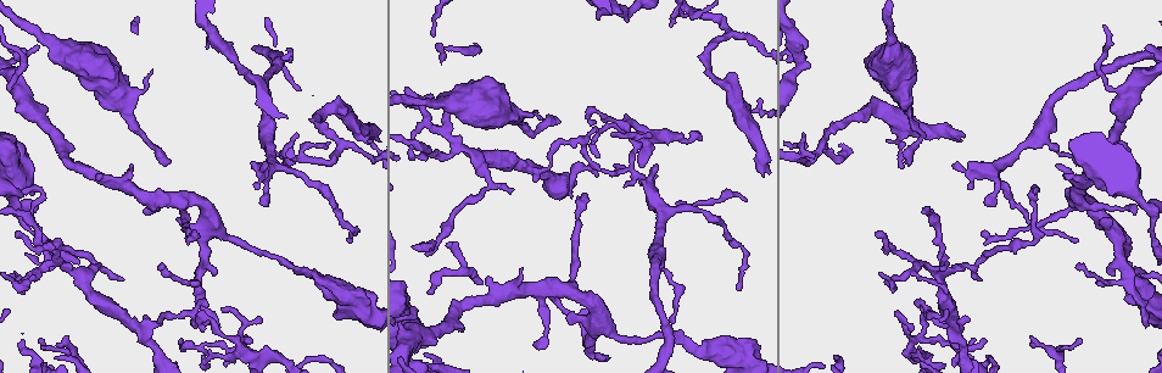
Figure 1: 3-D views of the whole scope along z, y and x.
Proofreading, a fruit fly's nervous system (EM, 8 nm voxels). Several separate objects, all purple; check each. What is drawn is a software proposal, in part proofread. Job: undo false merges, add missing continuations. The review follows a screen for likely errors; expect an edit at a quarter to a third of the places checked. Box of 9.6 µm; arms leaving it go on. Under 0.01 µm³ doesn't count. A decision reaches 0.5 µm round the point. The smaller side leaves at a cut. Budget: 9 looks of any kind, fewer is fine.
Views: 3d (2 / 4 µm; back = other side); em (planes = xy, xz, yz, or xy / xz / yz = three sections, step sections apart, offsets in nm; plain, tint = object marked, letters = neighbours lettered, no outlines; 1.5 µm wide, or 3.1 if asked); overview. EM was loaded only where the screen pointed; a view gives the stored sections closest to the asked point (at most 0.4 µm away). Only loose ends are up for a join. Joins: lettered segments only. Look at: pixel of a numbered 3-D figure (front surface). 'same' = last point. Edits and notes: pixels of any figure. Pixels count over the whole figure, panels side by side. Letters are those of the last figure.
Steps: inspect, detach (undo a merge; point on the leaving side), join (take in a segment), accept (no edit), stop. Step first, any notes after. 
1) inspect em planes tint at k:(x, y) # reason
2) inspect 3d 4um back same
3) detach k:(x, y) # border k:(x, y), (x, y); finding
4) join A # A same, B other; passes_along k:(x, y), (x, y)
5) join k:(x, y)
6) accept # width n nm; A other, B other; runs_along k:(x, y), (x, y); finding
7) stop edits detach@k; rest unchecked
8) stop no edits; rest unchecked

inspect em yz step 4 letters at 1:(216, 274) # an open end

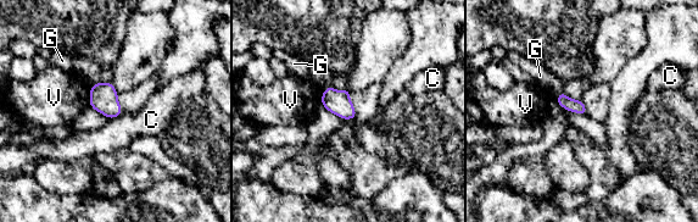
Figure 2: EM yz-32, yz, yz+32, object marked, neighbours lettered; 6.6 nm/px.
accept # C other, G other, V other; border 2:(122, 111), (109, 120); no lettered segment goes on from it

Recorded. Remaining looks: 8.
inspect em xz step 8 tint at 1:(167, 165) # free end

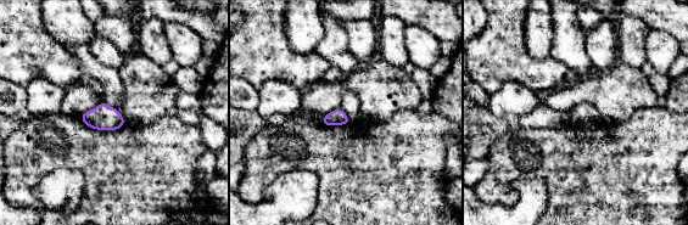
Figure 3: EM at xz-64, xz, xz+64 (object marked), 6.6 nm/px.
inspect em planes letters same

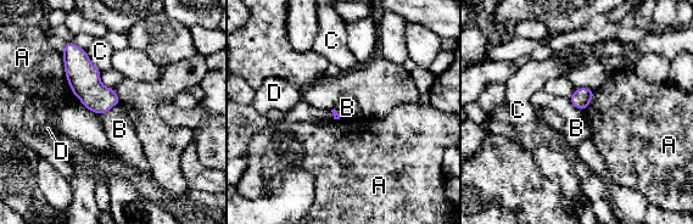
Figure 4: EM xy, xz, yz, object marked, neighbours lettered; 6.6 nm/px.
accept # A other, B other, C other, D other; border 4:(119, 102), (100, 116); no lettered segment goes on from it

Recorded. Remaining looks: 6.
inspect em xz step 4 tint at 1:(984, 338)

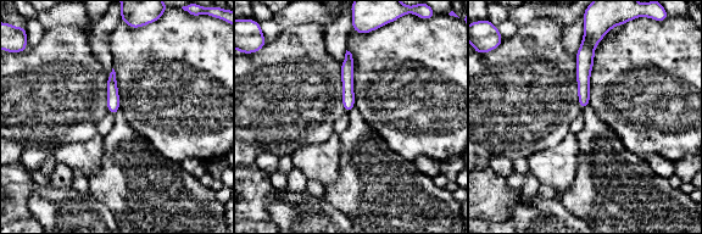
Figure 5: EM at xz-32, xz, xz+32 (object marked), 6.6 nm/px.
inspect em planes letters same # cut it another way

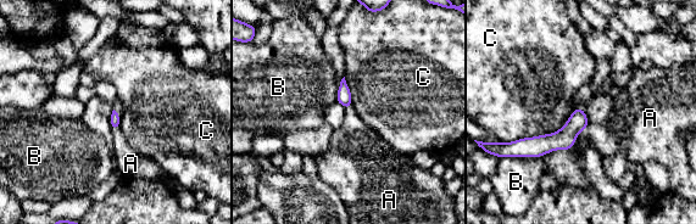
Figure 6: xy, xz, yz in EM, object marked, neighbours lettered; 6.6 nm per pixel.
accept # A other, B other, C other; runs_along 6:(584, 119), (560, 140), (521, 146); none of them fits

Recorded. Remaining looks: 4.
inspect 3d 4um at 1:(319, 276) # calibre changes

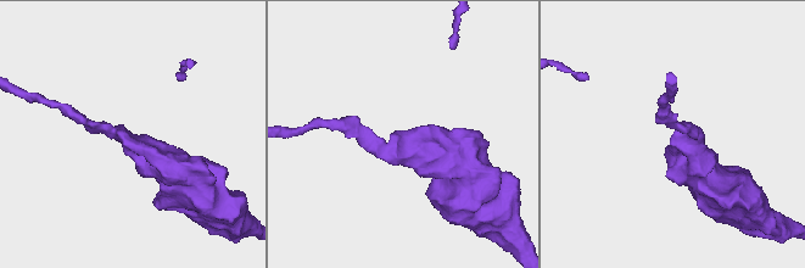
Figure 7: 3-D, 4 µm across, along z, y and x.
inspect em planes letters at 7:(686, 139)

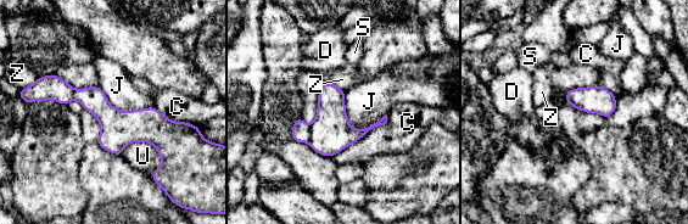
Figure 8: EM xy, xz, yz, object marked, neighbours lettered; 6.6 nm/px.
detach 8:(330, 132) # longest_contact C 480 nm; C other, D other, J other, S other, U other, Z other; part_leaving 8:(77, 93), (118, 126), (197, 140); two neurons meet here

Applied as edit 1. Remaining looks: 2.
stop edits detach@8; rest unchecked

